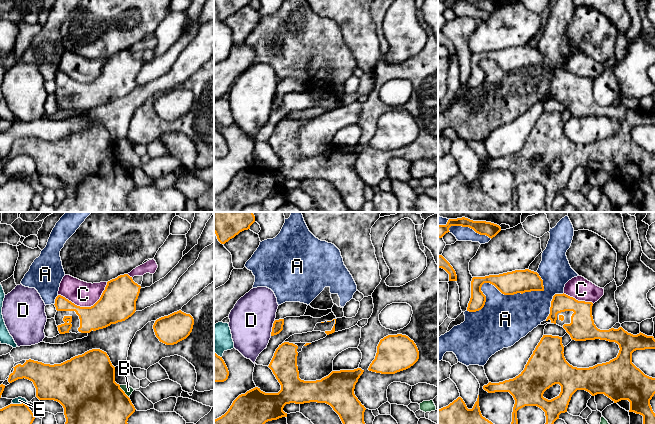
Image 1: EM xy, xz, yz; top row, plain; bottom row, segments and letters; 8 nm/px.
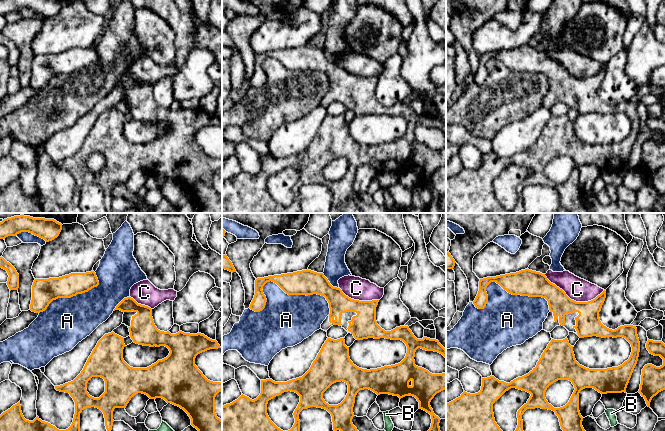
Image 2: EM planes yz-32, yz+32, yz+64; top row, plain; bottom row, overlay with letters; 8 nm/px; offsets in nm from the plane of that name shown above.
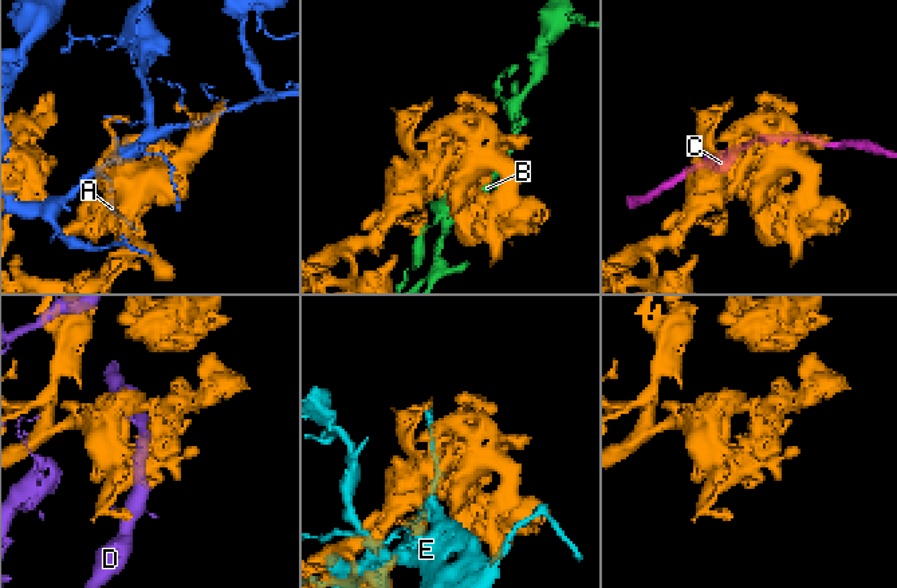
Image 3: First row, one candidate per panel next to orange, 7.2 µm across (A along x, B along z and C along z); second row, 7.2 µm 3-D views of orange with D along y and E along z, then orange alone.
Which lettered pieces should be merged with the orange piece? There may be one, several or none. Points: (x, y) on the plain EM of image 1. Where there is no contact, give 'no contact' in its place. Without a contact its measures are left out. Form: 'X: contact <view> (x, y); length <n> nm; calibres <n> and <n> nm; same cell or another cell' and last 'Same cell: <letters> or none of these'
A: contact yz (498, 65); length 650 nm; calibres 190 and 400 nm; another cell
B: contact xy (123, 167); length 130 nm; calibres 500 and 70 nm; another cell
C: contact xy (86, 83); length 420 nm; calibres 280 and 200 nm; another cell
D: contact xz (272, 104); length 130 nm; calibres 80 and 360 nm; another cell
E: contact xy (18, 180); length 100 nm; calibres 260 and 60 nm; another cell
Same cell: none of these

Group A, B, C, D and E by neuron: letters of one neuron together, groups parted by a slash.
A / B / C / D / E

